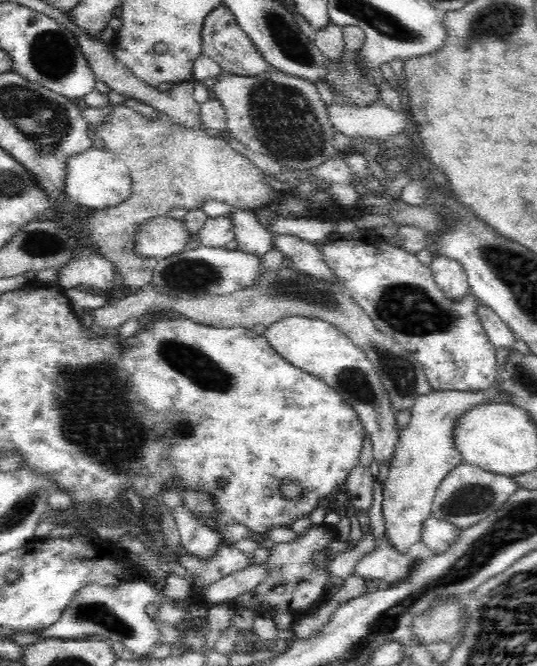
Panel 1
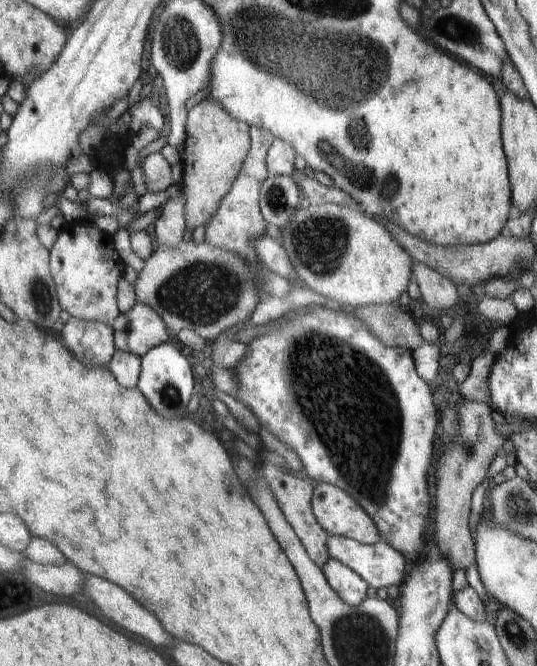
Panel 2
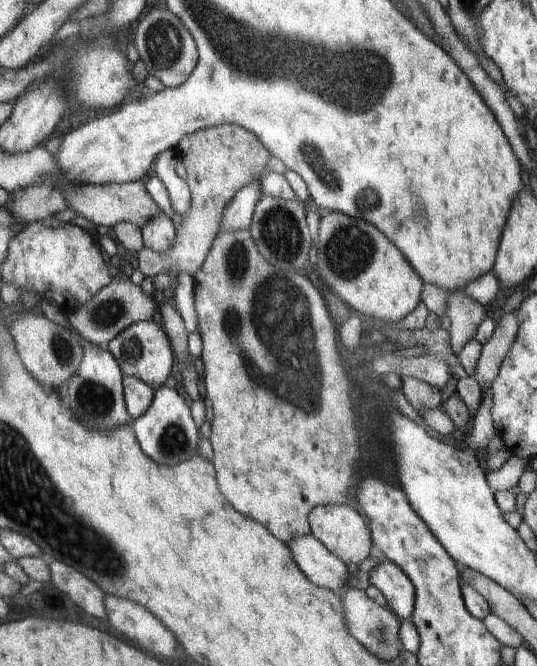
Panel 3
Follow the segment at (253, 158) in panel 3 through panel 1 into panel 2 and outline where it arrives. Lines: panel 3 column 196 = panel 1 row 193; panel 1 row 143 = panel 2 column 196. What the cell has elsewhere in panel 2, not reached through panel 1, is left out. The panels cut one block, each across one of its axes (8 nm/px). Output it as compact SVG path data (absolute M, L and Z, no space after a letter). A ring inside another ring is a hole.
M206 97L195 106L189 108L187 112L187 121L185 126L186 138L184 142L184 150L181 153L182 163L182 179L181 188L184 194L184 220L186 220L186 230L194 232L201 226L208 224L212 220L212 216L216 214L220 201L232 186L234 180L238 176L242 168L246 155L250 152L251 138L249 133L249 124L234 120L218 102L214 102L212 98Z

